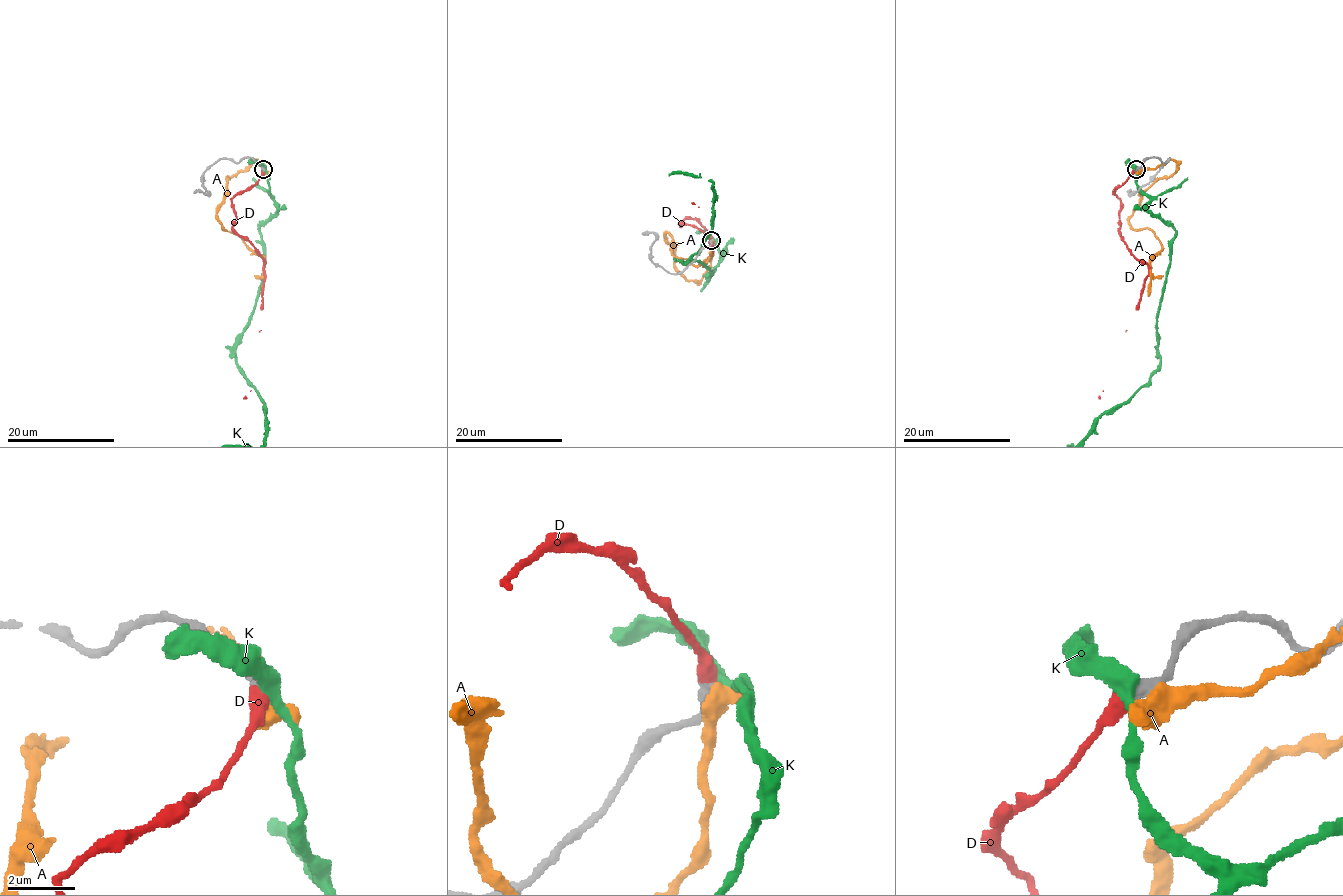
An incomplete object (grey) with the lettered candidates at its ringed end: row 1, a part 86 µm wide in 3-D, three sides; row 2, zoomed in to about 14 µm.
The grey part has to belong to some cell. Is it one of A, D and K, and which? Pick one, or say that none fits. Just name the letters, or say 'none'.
D

